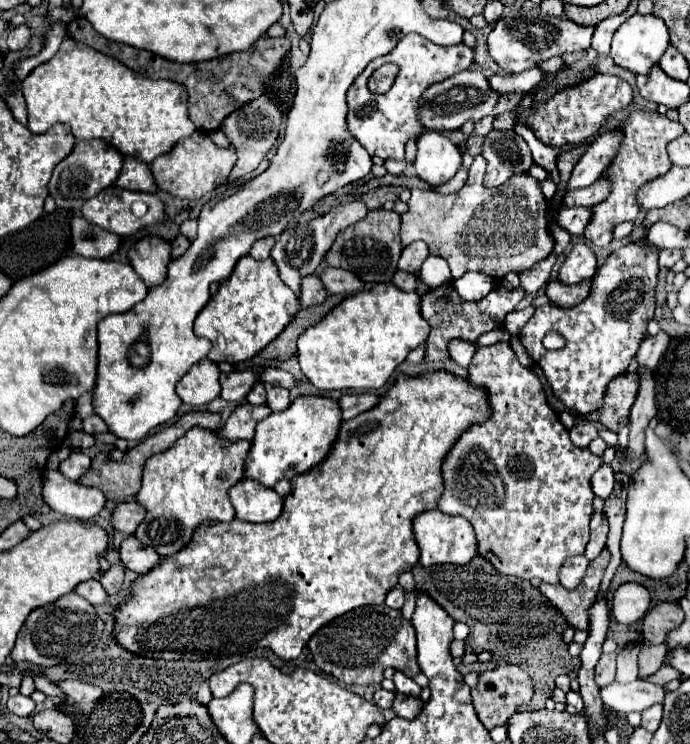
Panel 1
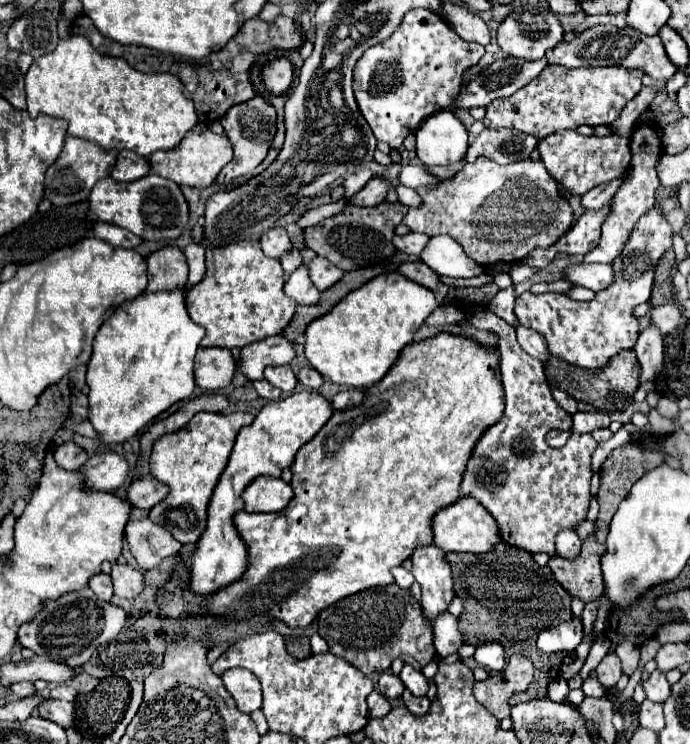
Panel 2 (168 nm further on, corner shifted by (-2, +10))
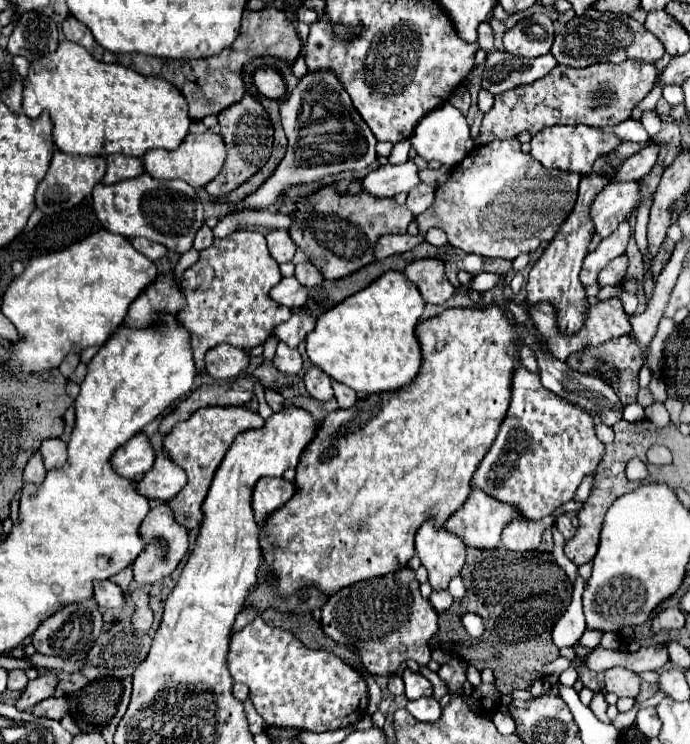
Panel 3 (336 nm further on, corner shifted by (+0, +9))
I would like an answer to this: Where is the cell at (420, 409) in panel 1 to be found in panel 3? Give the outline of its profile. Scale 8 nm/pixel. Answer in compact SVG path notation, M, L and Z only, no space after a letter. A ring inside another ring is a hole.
M490 305L490 307L466 307L466 309L446 309L440 315L422 321L416 327L416 335L418 341L422 345L422 369L414 381L414 385L402 389L402 391L394 391L394 393L384 393L384 395L368 395L360 401L356 401L354 407L350 409L338 409L334 413L330 413L322 425L318 427L314 439L310 441L310 445L304 449L300 463L296 467L296 495L278 511L274 511L268 521L266 527L262 529L262 539L260 545L264 549L264 559L266 559L266 567L268 571L278 579L278 595L288 597L298 593L298 589L306 589L306 587L318 587L320 591L324 591L326 595L332 595L336 591L340 591L342 587L348 587L352 583L364 581L364 579L372 579L372 577L380 577L386 575L390 571L398 571L404 569L406 563L414 557L414 537L418 527L426 521L426 519L434 519L438 525L446 523L446 519L458 509L462 507L462 503L466 501L466 497L472 491L472 477L474 471L478 469L480 459L486 455L486 451L490 449L490 445L494 443L500 423L508 411L510 405L510 383L512 383L512 375L514 371L522 365L520 361L520 347L524 345L522 335L518 335L518 325L516 319L512 315L508 315L506 311L502 311L498 305Z

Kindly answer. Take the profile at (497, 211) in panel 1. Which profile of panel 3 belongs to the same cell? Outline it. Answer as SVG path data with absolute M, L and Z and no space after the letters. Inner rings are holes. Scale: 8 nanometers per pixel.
M500 139L494 143L486 143L474 147L466 159L454 167L448 181L436 189L436 201L422 215L416 217L420 223L420 233L426 233L432 227L440 227L450 245L476 253L488 259L516 259L522 253L534 253L542 243L548 243L560 229L562 221L570 215L576 195L578 195L580 175L570 171L546 171L542 163L538 163L530 153L520 151L518 139Z

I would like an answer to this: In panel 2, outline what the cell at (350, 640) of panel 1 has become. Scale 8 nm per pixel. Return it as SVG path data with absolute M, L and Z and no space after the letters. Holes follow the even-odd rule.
M396 584L358 592L322 610L318 616L318 634L326 640L330 654L348 660L362 674L386 672L398 656L412 656L422 666L436 658L432 626L424 622L422 608L410 592L400 590Z

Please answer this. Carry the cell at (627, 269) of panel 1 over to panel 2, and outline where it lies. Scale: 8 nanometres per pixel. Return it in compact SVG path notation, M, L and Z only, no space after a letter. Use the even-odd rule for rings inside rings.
M654 206L652 210L648 210L638 224L634 226L628 242L624 244L622 254L612 262L612 270L614 270L614 282L612 286L604 288L602 292L598 292L590 302L576 302L570 300L564 294L532 294L532 292L524 292L522 296L516 298L516 306L514 306L514 314L518 318L518 322L534 332L544 334L548 350L552 356L572 364L572 366L580 366L580 368L588 368L588 370L598 370L604 368L610 358L614 358L620 350L632 350L632 346L636 344L638 338L638 318L634 316L634 308L642 302L650 300L650 292L654 286L654 270L658 260L664 256L666 250L672 248L672 228L670 224L664 220L662 210L658 206Z

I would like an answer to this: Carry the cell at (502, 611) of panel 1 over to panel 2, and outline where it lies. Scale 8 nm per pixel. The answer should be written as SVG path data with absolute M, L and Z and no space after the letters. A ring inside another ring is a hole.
M498 542L486 554L446 554L454 592L464 604L462 618L458 620L458 628L464 636L464 642L472 646L480 646L482 642L500 642L506 654L524 654L532 658L534 664L534 682L538 690L526 690L510 698L510 704L530 702L534 698L546 698L546 688L552 680L558 678L560 664L568 652L546 654L536 648L536 638L542 630L550 626L558 626L572 618L570 602L572 596L558 586L558 582L548 574L548 568L540 568L530 554L514 550L504 542Z

